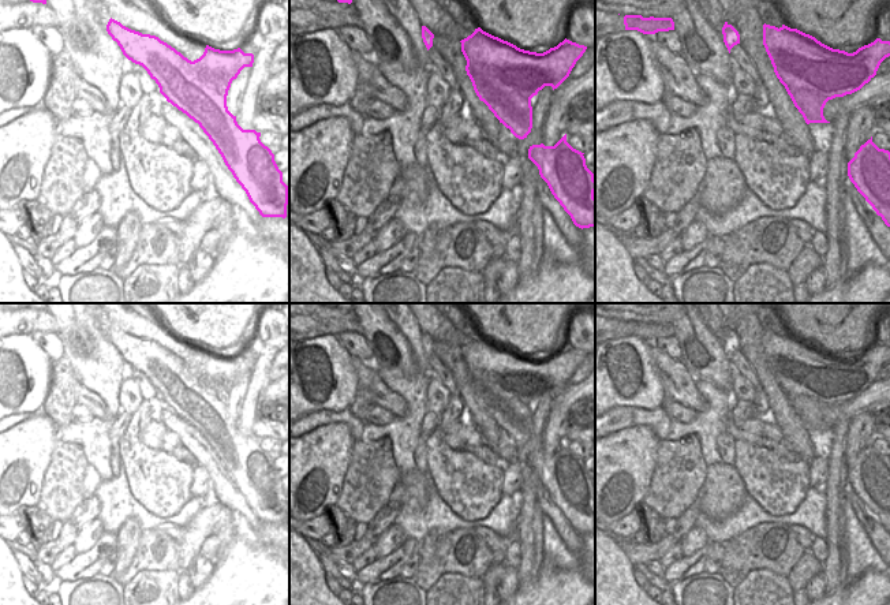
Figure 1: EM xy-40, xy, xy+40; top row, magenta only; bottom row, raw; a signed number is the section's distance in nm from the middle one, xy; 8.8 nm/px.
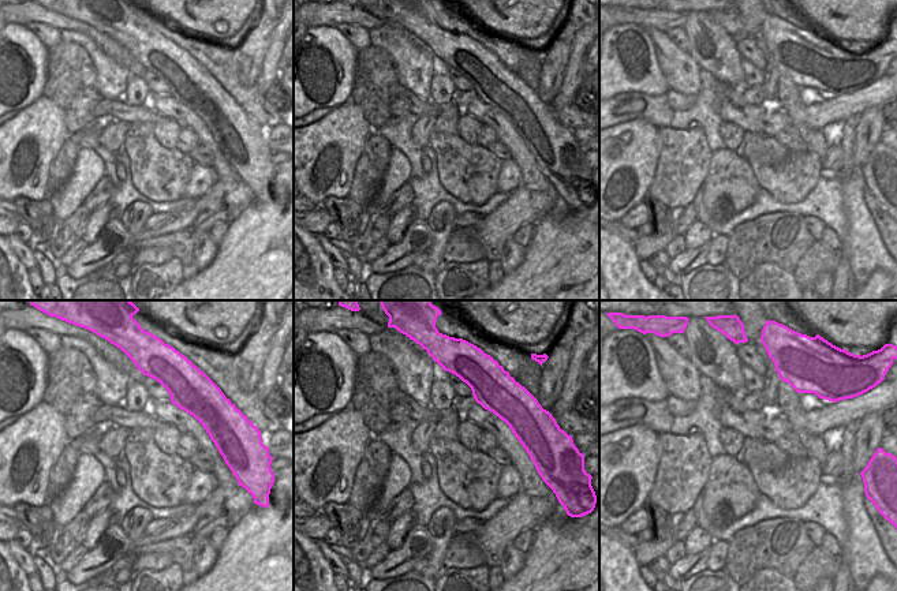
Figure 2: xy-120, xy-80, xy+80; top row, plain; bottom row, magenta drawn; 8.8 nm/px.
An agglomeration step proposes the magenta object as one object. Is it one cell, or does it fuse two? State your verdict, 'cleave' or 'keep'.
cleave

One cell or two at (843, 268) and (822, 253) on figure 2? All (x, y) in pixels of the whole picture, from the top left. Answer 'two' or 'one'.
two

